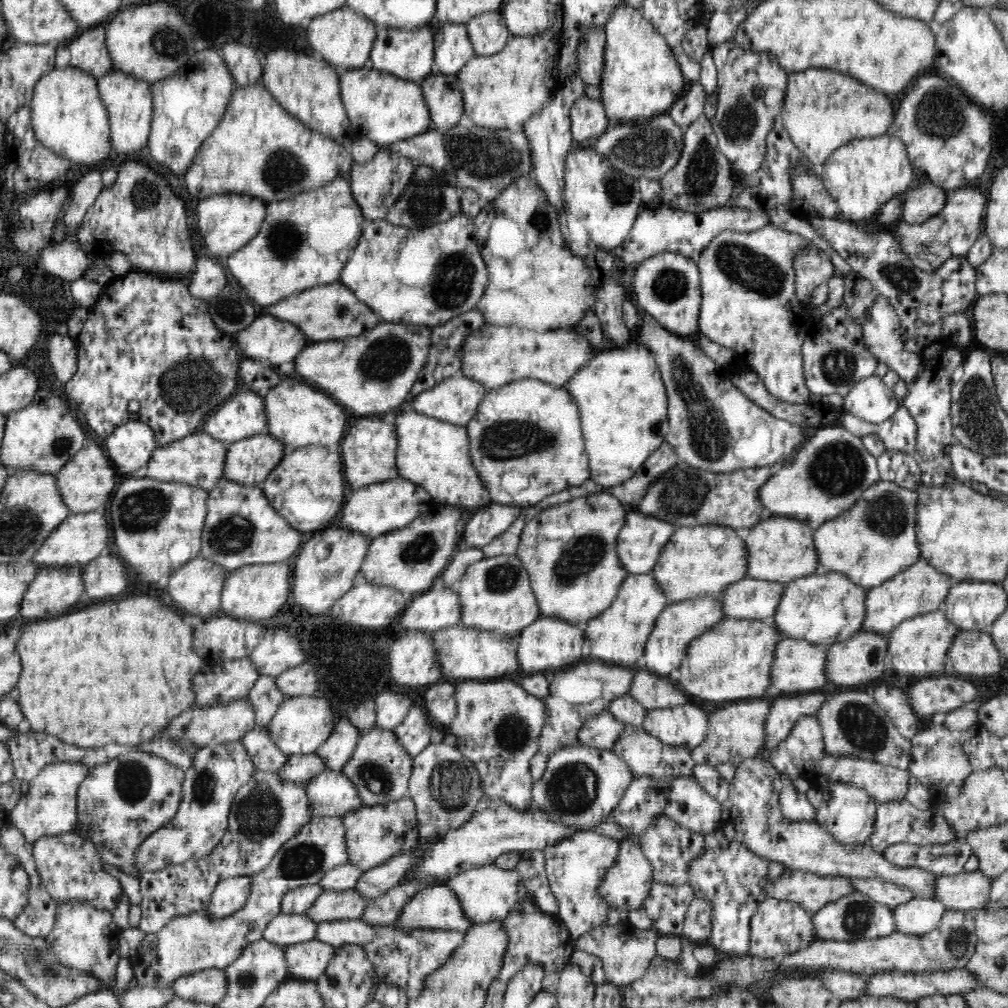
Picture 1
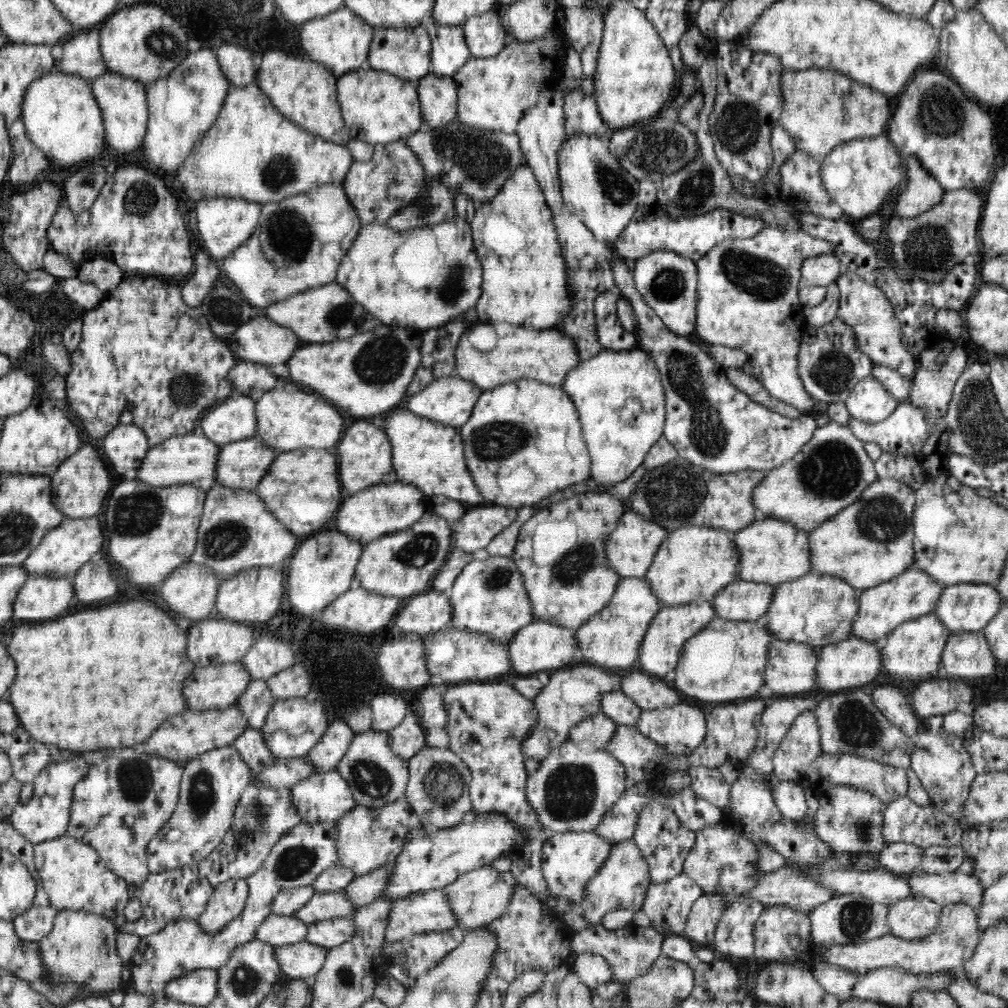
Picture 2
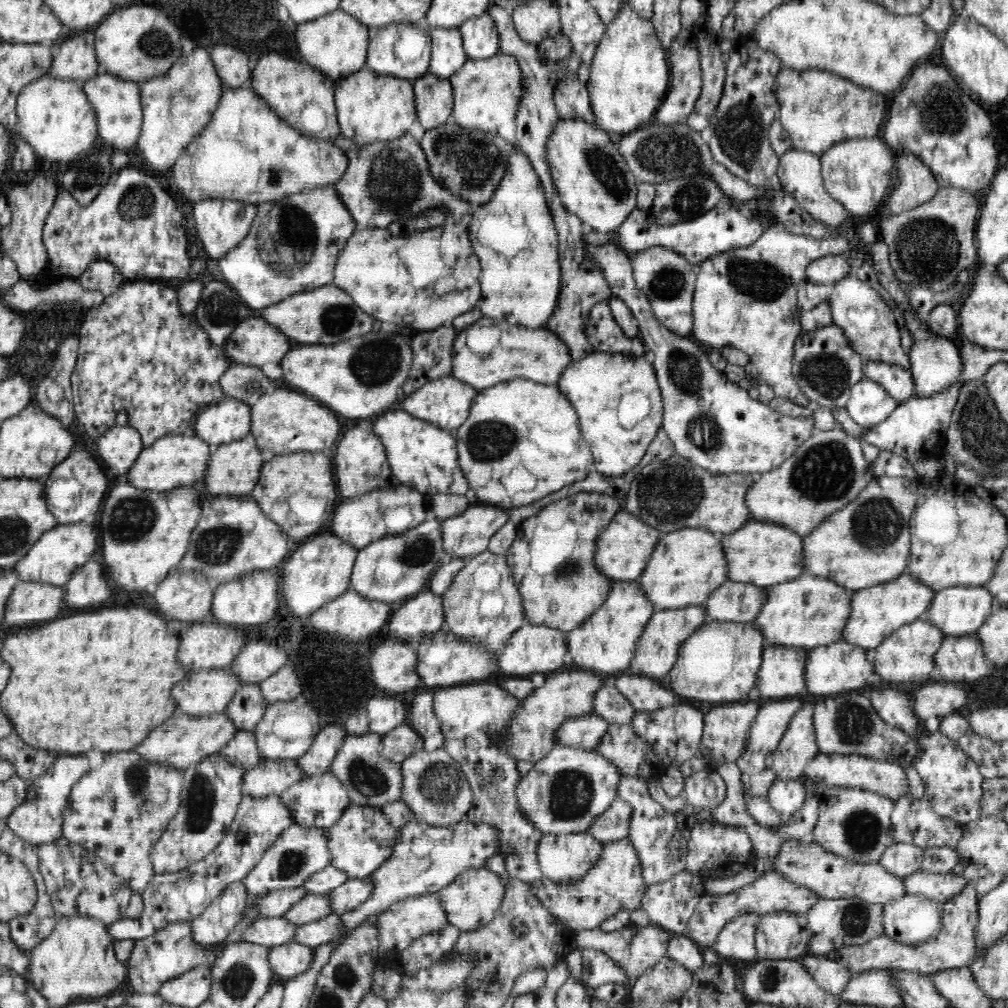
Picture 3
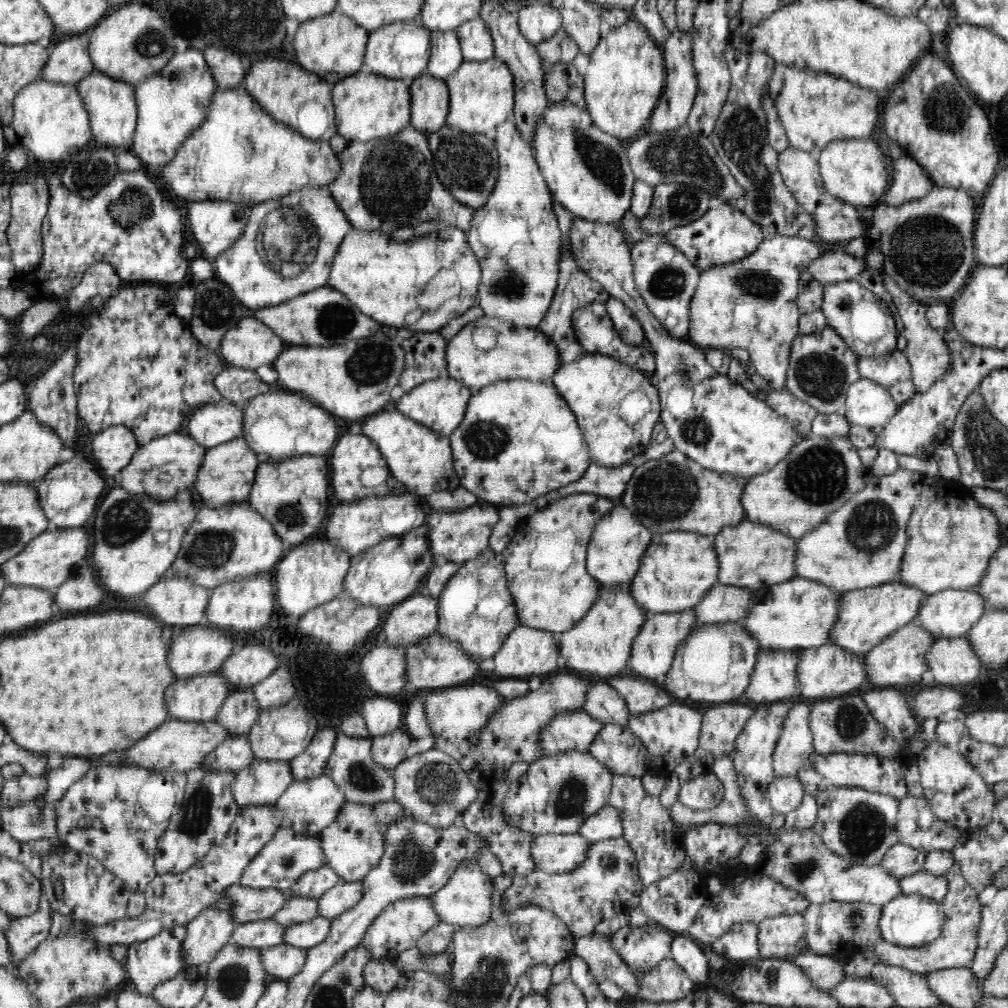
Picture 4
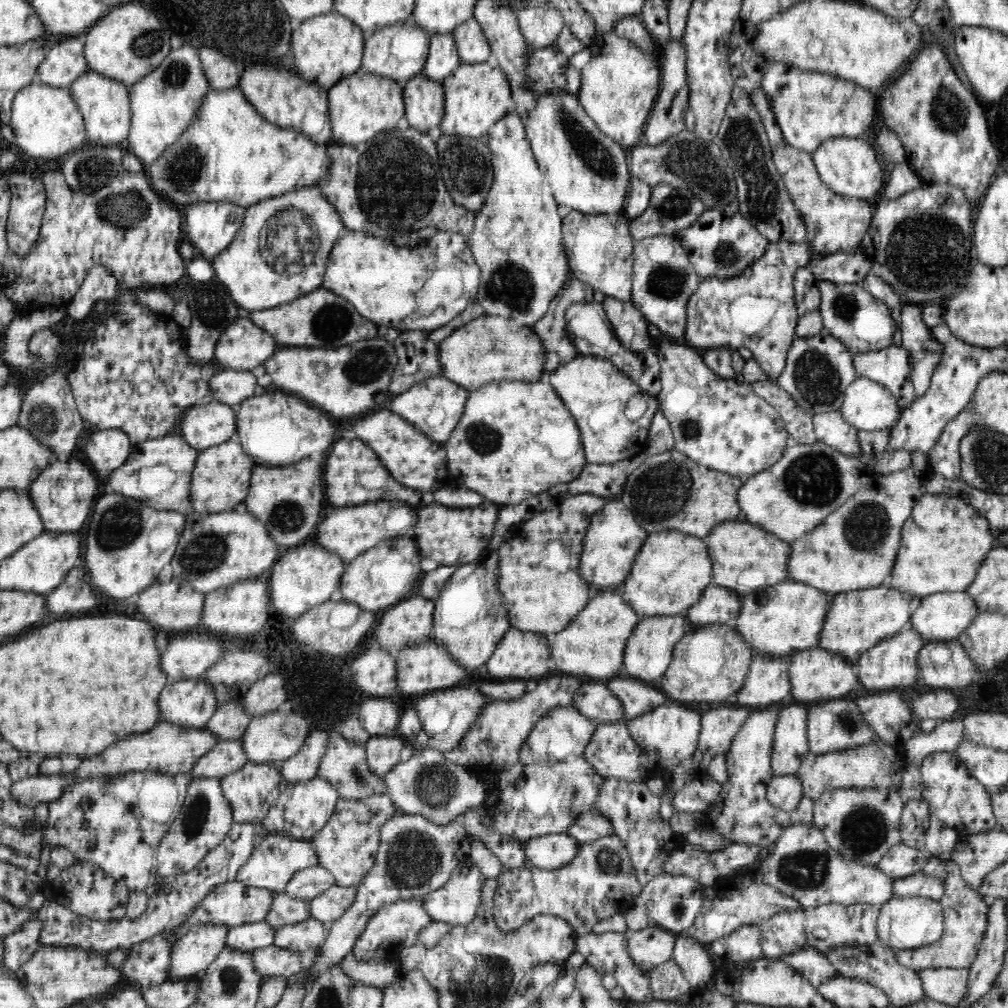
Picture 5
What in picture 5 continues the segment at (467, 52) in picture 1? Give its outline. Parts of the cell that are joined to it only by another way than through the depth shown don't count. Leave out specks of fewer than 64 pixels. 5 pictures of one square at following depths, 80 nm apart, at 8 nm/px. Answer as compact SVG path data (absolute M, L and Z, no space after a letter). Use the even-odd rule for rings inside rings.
M433 33L428 48L428 58L423 75L441 83L460 66L460 55L452 33Z

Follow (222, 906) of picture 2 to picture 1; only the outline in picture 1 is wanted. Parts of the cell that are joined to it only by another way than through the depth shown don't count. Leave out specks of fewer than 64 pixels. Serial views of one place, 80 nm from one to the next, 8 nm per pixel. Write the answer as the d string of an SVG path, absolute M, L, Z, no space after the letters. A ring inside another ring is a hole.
M248 876L222 880L209 900L208 913L212 917L222 918L240 910L248 900L252 884L253 878Z

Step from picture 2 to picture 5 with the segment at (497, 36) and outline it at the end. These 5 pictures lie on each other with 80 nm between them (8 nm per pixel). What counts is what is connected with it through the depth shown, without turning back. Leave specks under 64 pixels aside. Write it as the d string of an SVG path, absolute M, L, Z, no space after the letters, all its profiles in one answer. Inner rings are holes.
M474 17L457 26L451 33L456 43L456 51L460 55L460 62L476 64L488 60L491 53L490 43Z

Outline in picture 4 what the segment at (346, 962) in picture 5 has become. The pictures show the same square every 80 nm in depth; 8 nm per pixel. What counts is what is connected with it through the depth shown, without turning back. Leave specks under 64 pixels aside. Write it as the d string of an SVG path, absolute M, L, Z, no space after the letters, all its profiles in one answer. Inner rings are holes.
M373 959L372 963L364 966L364 981L366 986L372 987L382 996L396 988L396 984L401 978L402 971L397 967L393 960Z

